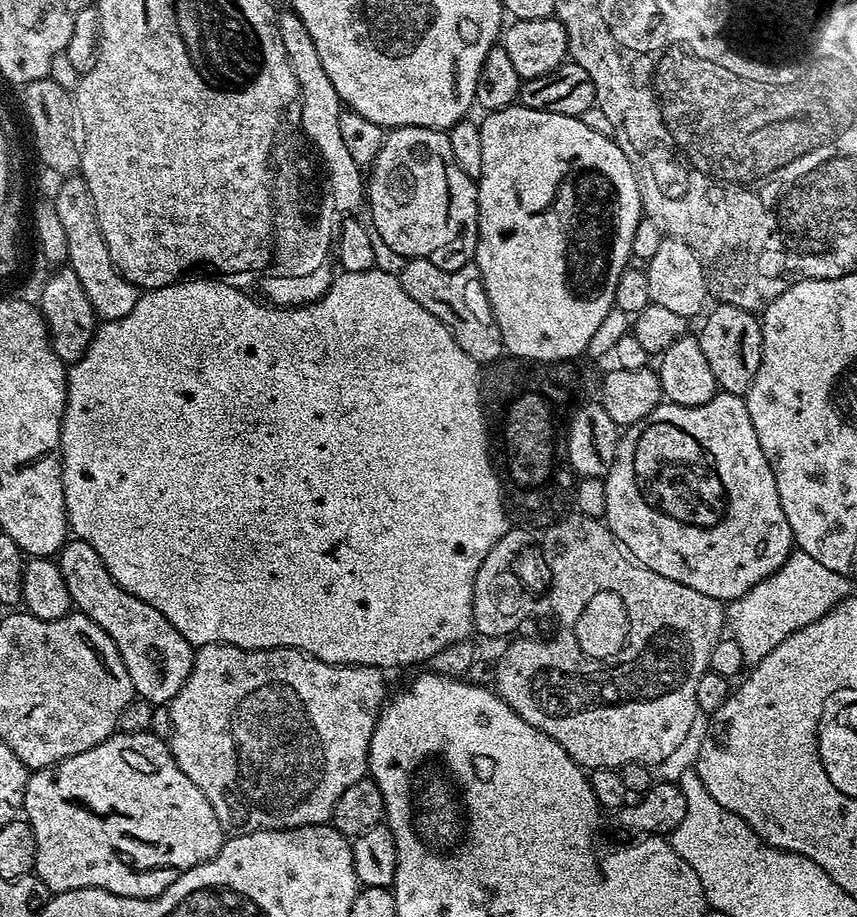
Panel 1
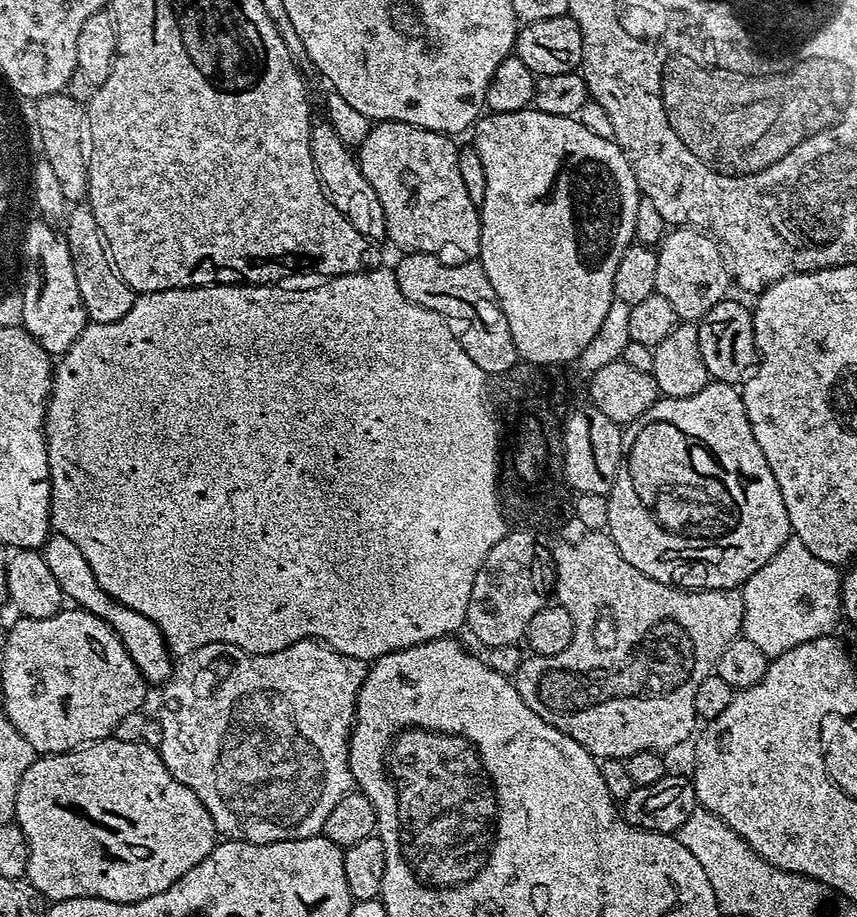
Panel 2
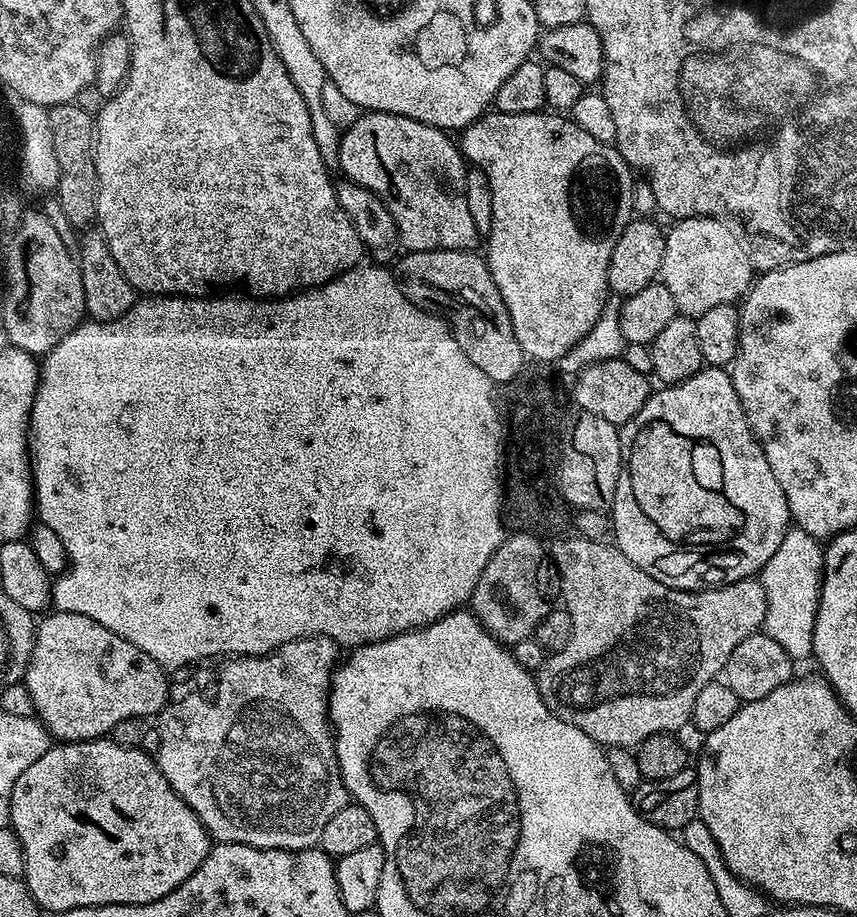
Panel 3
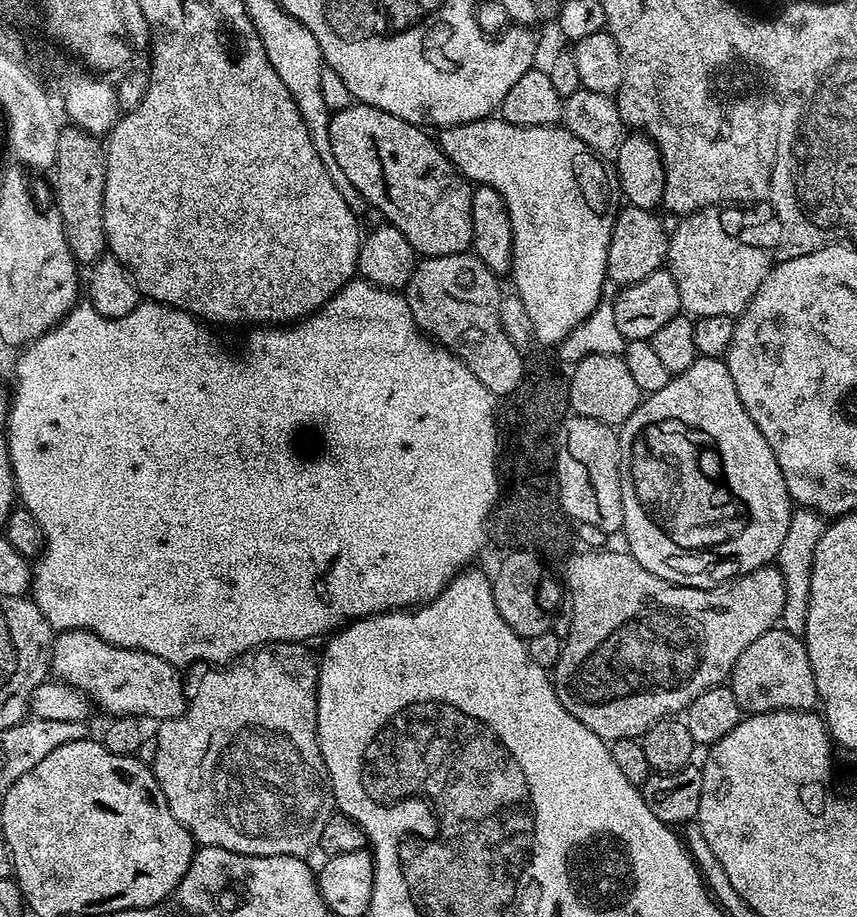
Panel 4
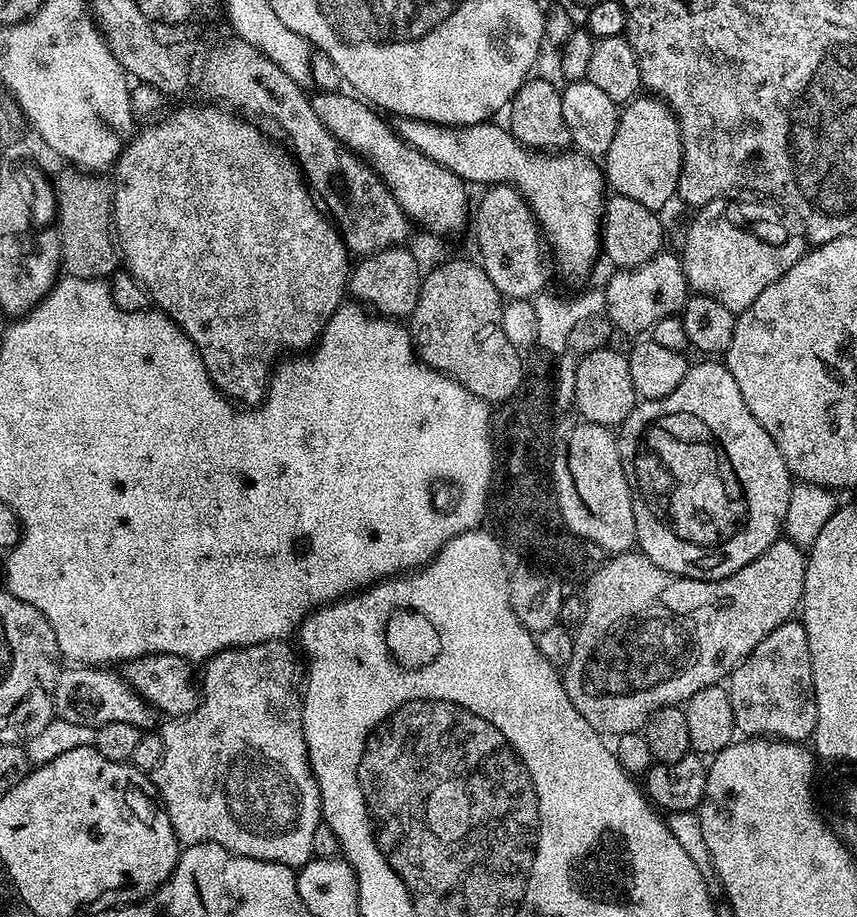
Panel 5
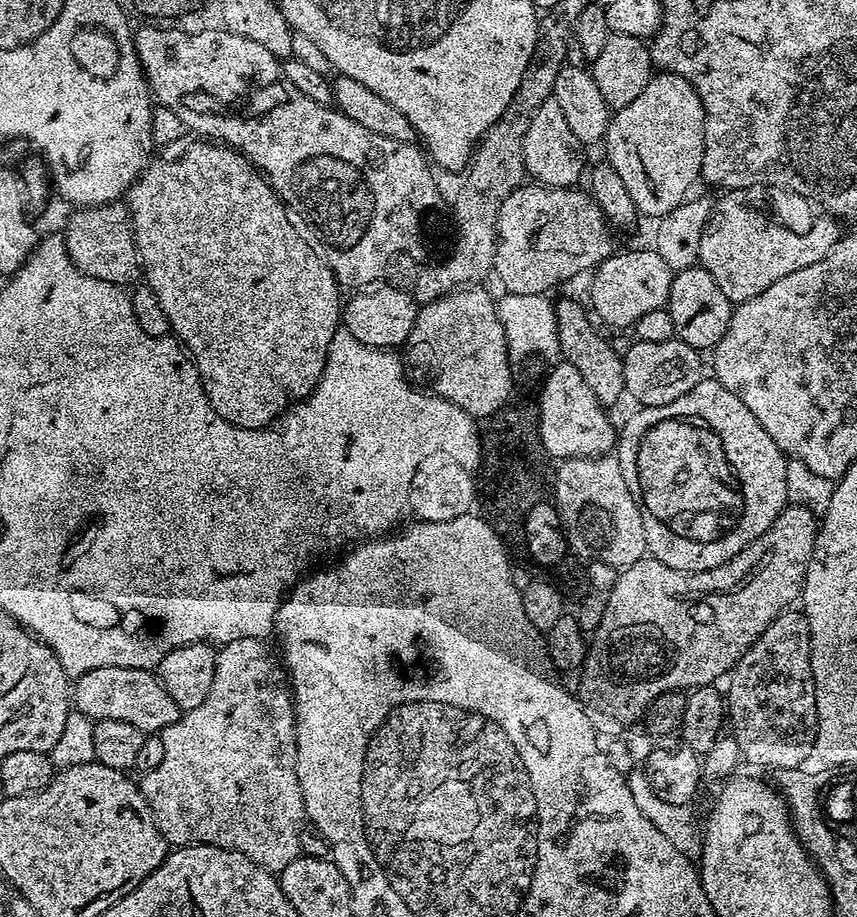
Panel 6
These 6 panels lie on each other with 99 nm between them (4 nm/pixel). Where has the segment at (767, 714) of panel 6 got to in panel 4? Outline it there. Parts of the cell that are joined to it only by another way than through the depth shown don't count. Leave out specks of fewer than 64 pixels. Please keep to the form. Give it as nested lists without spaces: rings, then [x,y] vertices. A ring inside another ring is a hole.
[[[783,626],[766,630],[762,638],[750,642],[738,662],[734,662],[730,687],[738,706],[745,713],[773,712],[774,710],[812,710],[817,707],[814,670],[810,670],[810,658],[803,639],[790,633]]]

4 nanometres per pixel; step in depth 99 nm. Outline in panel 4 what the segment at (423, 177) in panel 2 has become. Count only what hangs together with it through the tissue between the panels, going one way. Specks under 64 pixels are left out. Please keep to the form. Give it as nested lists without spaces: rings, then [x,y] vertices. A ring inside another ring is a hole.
[[[353,102],[346,110],[331,113],[329,118],[330,150],[335,171],[352,183],[352,188],[368,204],[381,212],[387,223],[394,225],[421,257],[449,256],[467,252],[472,246],[470,198],[473,185],[446,158],[439,143],[427,136],[419,124],[411,124],[386,110]]]

